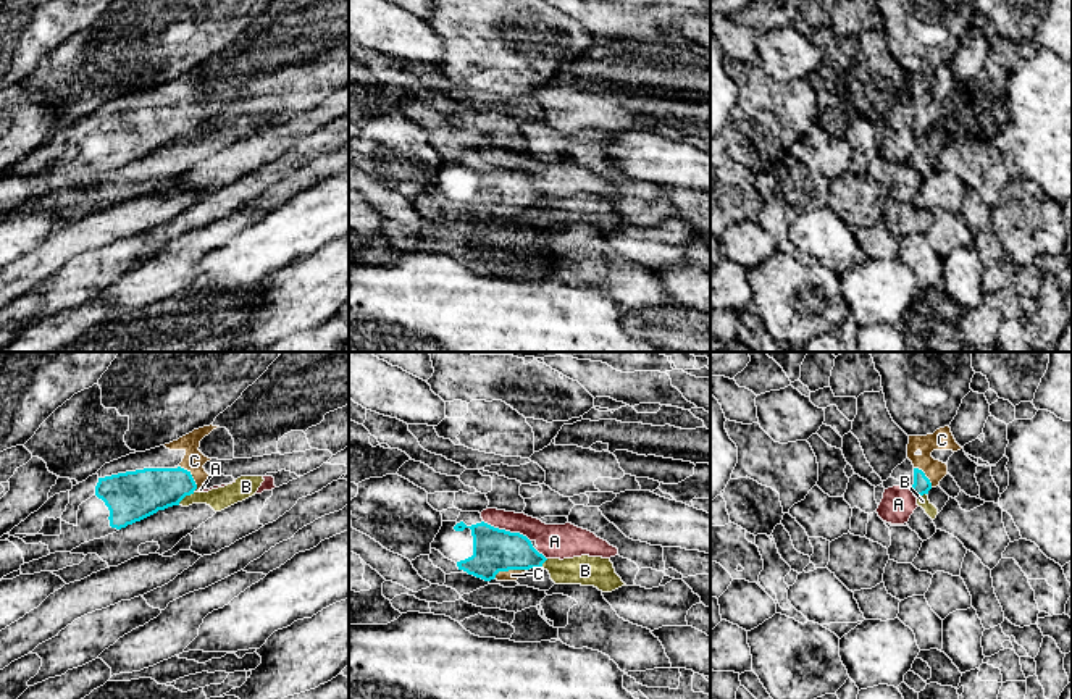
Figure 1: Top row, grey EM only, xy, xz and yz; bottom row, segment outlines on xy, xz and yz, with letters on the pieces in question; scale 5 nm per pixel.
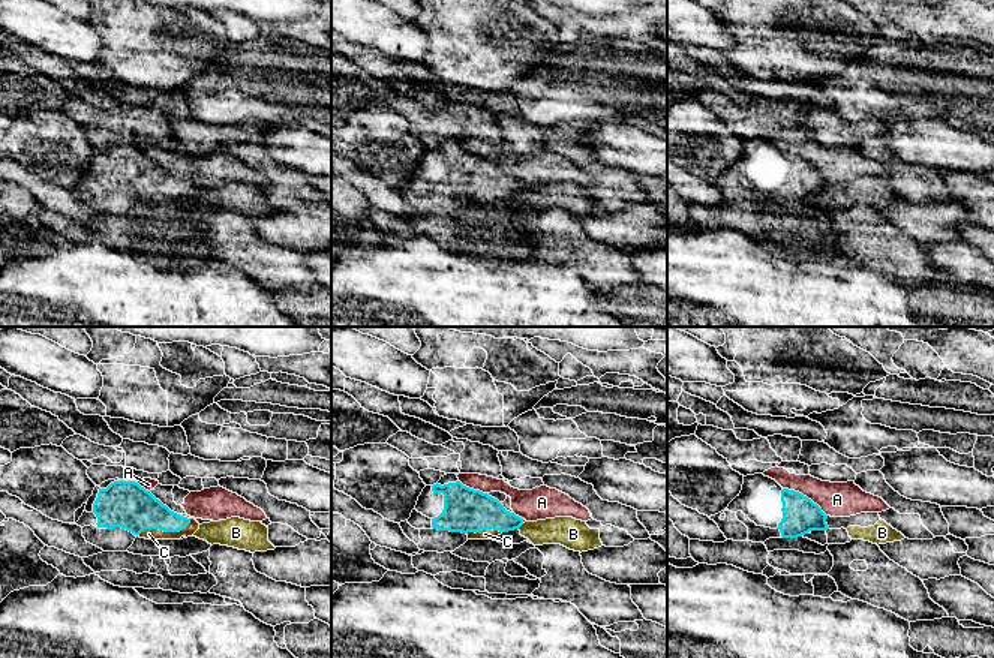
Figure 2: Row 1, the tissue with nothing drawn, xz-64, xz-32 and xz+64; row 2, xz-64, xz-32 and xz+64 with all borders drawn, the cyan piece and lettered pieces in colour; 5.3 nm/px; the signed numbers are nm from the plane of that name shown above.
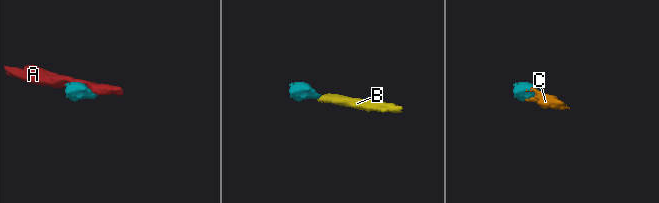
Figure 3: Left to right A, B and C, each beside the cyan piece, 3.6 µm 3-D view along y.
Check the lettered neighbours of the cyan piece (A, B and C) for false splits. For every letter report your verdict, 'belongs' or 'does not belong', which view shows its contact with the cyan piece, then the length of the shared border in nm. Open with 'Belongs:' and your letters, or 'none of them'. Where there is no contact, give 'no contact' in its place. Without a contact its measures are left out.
Belongs: C
A: does not belong; contact in xz; length 260 nm
B: does not belong; contact in xy; length 110 nm
C: belongs; contact in xz; length 190 nm

